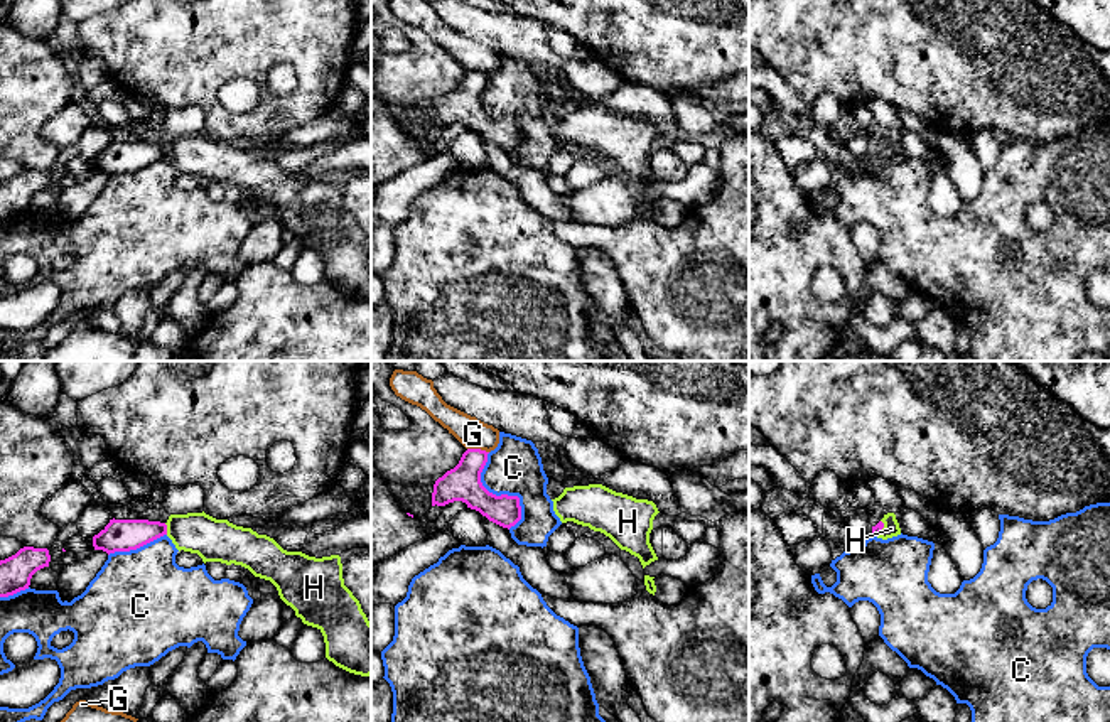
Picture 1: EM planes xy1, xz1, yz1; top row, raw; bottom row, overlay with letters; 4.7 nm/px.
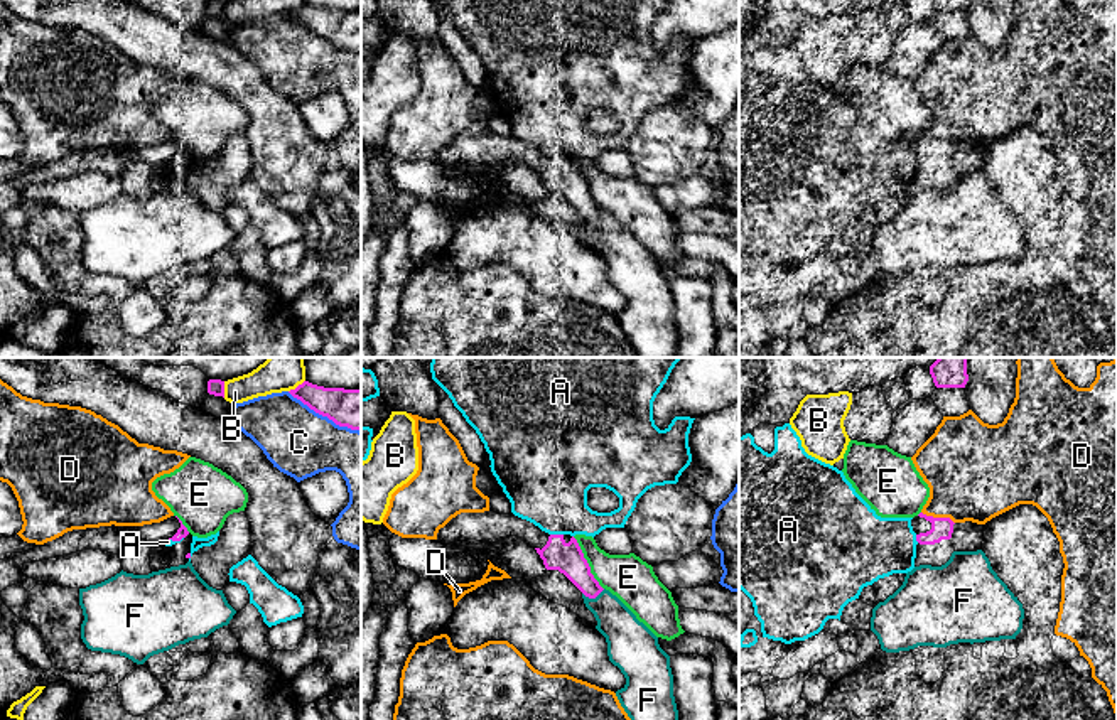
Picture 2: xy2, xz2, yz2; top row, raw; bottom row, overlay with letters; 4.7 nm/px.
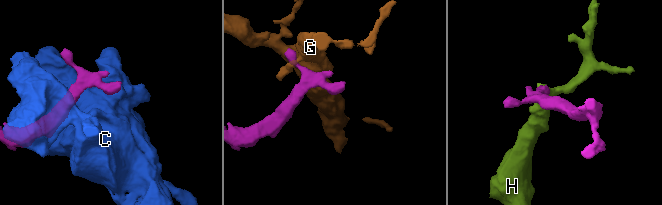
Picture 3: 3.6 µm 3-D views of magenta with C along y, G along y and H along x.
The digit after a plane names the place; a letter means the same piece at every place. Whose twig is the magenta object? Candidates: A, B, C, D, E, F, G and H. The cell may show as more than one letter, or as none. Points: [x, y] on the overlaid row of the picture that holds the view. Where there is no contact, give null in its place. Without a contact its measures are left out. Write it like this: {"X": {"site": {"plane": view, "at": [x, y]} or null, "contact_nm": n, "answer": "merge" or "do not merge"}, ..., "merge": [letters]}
{"A": {"site": {"plane": "xz2", "at": [557, 535]}, "contact_nm": 60, "answer": "do not merge"}, "B": {"site": {"plane": "xy2", "at": [297, 386]}, "contact_nm": 100, "answer": "do not merge"}, "C": {"site": {"plane": "xz1", "at": [501, 495]}, "contact_nm": 380, "answer": "do not merge"}, "D": {"site": {"plane": "yz2", "at": [938, 518]}, "contact_nm": 170, "answer": "do not merge"}, "E": {"site": {"plane": "xz2", "at": [588, 564]}, "contact_nm": 300, "answer": "do not merge"}, "F": {"site": {"plane": "xz2", "at": [593, 597]}, "contact_nm": 110, "answer": "do not merge"}, "G": {"site": {"plane": "xz1", "at": [478, 449]}, "contact_nm": 110, "answer": "do not merge"}, "H": {"site": {"plane": "xy1", "at": [166, 528]}, "contact_nm": 60, "answer": "merge"}, "merge": ["H"]}

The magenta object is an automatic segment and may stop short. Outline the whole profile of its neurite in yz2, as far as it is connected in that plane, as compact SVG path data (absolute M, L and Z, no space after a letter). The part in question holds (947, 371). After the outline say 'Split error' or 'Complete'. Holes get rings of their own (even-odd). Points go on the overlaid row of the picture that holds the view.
M938 357L930 366L930 374L936 388L965 388L967 357Z. Complete

